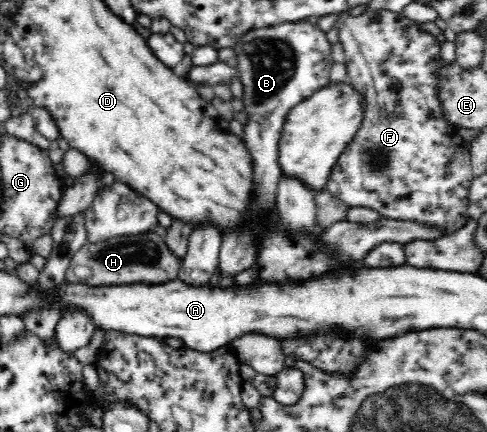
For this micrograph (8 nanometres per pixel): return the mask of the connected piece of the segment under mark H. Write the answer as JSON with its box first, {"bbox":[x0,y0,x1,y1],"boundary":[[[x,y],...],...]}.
{"bbox":[65,229,183,287],"boundary":[[[155,229],[137,235],[117,235],[97,243],[87,242],[71,258],[69,269],[65,273],[65,284],[85,284],[91,287],[114,286],[121,284],[162,284],[177,280],[183,258],[175,255],[171,248],[155,232]]]}

